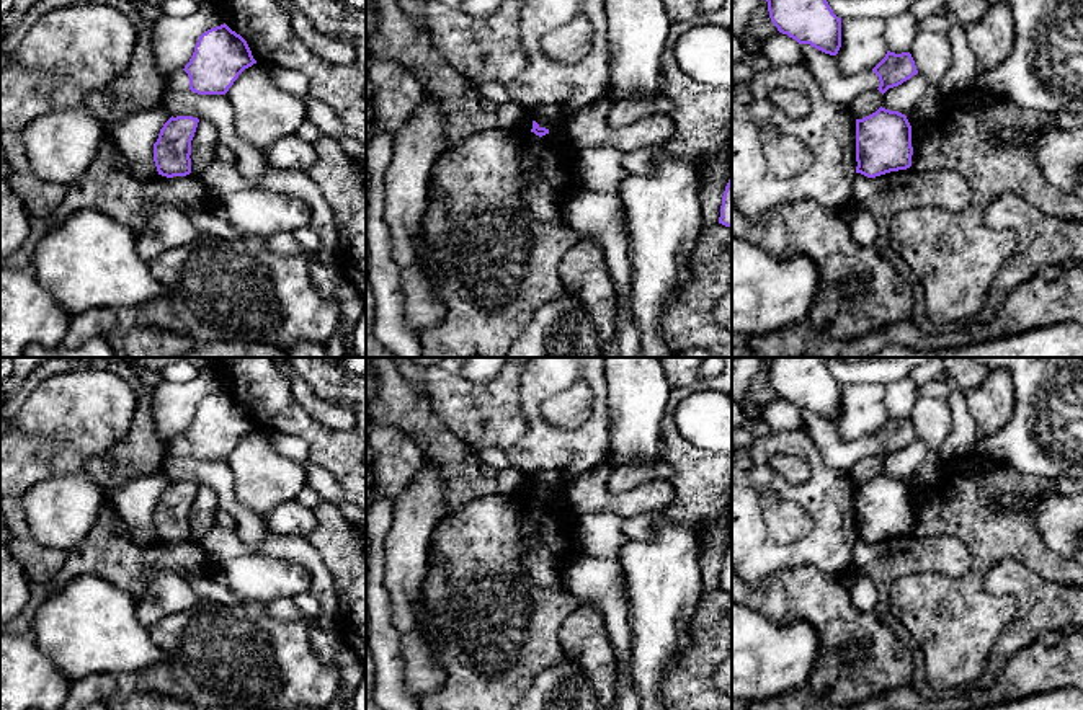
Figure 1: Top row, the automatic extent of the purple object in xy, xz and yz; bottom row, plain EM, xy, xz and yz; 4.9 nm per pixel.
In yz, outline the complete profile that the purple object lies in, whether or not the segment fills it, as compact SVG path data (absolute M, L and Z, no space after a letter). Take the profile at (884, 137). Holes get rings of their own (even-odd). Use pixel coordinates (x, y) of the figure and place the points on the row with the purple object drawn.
M879 108L856 119L856 173L876 178L911 166L911 126L905 114Z

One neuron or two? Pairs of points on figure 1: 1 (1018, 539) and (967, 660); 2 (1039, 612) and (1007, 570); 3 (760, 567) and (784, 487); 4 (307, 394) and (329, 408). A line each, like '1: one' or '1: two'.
1: one
2: one
3: one
4: one

